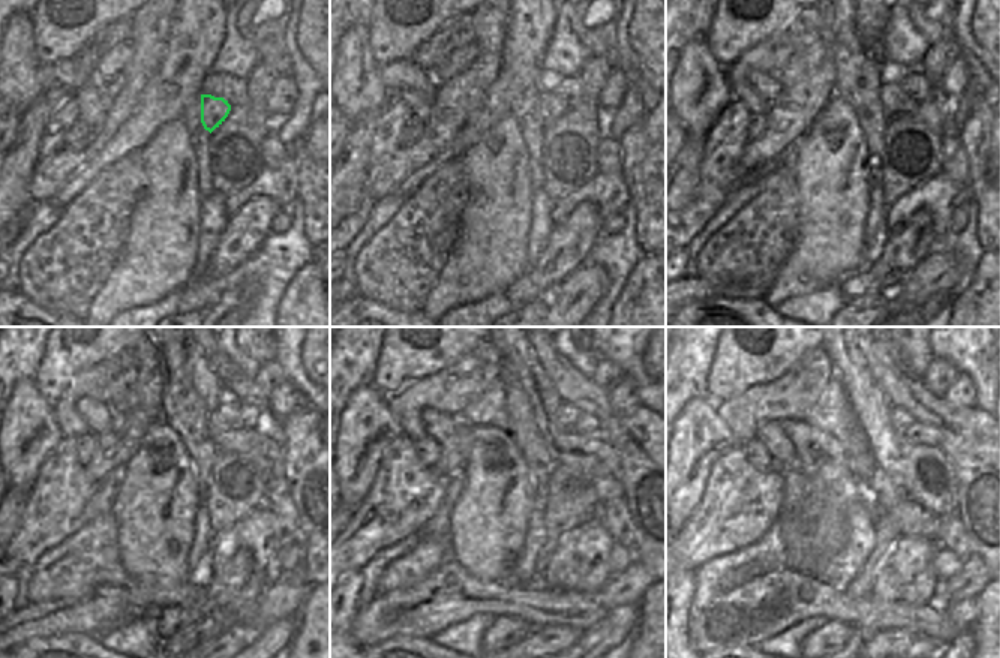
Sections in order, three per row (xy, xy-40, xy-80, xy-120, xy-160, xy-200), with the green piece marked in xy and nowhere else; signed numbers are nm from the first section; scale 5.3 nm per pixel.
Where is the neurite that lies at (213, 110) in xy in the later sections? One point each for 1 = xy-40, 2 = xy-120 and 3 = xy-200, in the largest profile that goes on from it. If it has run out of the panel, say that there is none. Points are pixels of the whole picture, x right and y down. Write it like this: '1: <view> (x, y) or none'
1: xy-40 (552, 105)
2: xy-120 (221, 420)
3: xy-200 (900, 418)

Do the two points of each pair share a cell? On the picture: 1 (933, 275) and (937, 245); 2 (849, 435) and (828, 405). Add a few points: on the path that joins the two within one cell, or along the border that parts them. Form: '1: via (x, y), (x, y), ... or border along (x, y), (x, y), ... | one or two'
1: border along (930, 252), (952, 255), (958, 273), (955, 282) | two
2: via (844, 427), (832, 412) | one

